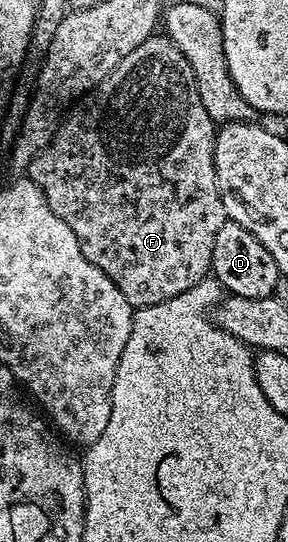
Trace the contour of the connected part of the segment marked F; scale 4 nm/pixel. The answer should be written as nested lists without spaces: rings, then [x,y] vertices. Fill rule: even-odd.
[[[154,32],[135,52],[127,52],[123,60],[93,90],[84,95],[62,117],[53,139],[29,161],[27,177],[43,192],[47,204],[51,204],[51,212],[75,232],[75,240],[79,240],[79,248],[95,268],[99,268],[123,292],[123,296],[134,308],[163,304],[163,300],[171,300],[179,296],[179,292],[187,292],[195,284],[199,284],[210,273],[213,264],[215,236],[219,236],[219,228],[227,221],[223,200],[219,196],[217,177],[215,176],[215,160],[213,159],[213,139],[215,123],[212,116],[203,108],[203,100],[199,100],[199,92],[195,88],[193,69],[175,48],[175,44],[164,33]]]

